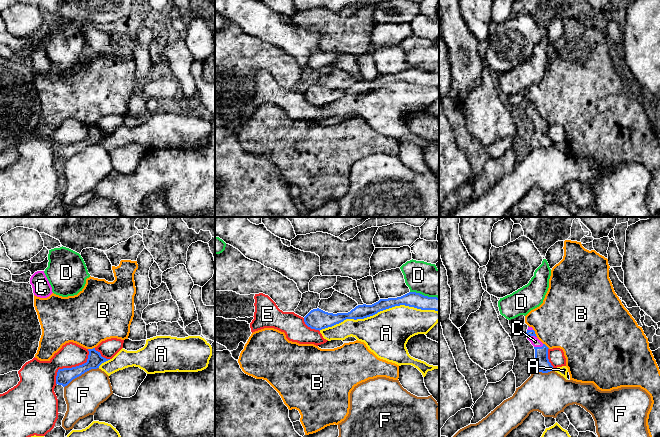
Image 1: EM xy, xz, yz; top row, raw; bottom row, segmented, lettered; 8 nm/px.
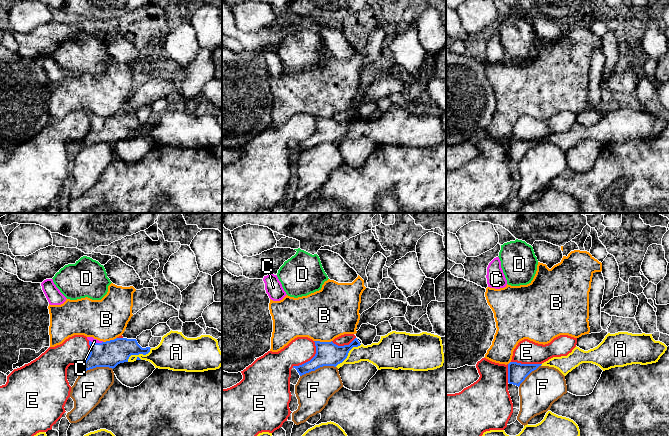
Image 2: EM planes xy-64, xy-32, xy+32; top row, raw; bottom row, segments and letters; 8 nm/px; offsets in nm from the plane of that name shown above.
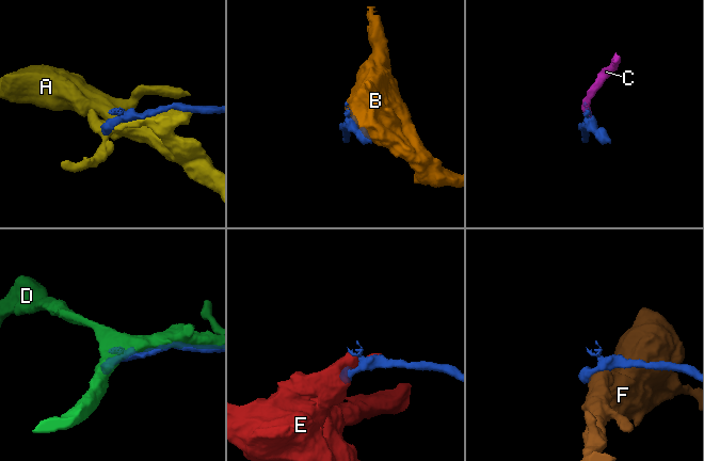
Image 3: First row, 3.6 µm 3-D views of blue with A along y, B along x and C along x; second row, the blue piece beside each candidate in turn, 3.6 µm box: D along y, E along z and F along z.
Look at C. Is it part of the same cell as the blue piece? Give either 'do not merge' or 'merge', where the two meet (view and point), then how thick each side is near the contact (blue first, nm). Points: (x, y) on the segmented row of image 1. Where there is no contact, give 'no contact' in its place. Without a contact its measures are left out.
merge | yz (538, 347) | 130/70 nm

